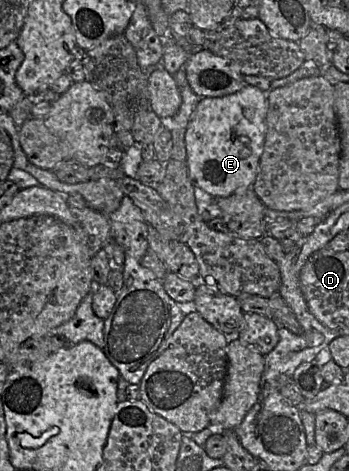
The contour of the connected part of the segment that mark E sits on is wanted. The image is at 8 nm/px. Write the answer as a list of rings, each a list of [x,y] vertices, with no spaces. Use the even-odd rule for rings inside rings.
[[[248,84],[233,94],[199,99],[185,132],[185,163],[194,187],[215,198],[252,187],[264,150],[267,111],[264,91]]]

